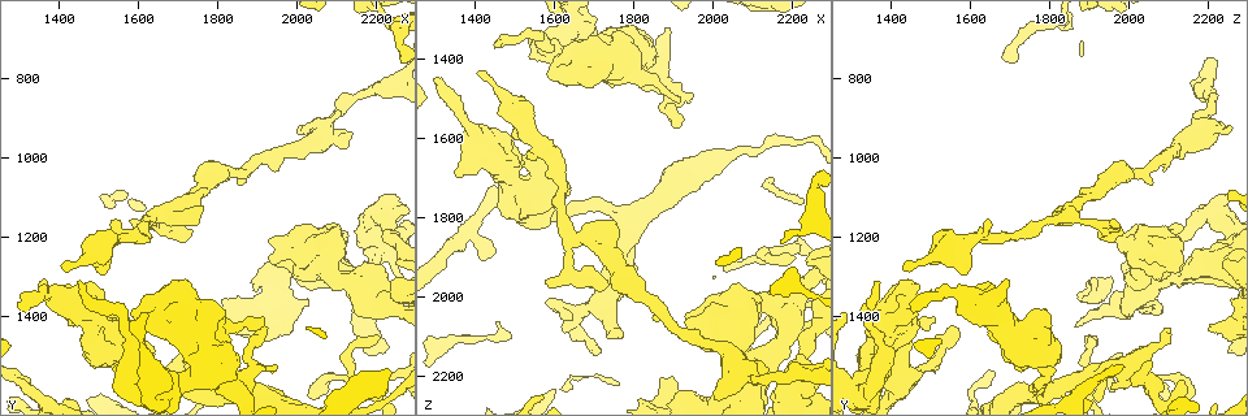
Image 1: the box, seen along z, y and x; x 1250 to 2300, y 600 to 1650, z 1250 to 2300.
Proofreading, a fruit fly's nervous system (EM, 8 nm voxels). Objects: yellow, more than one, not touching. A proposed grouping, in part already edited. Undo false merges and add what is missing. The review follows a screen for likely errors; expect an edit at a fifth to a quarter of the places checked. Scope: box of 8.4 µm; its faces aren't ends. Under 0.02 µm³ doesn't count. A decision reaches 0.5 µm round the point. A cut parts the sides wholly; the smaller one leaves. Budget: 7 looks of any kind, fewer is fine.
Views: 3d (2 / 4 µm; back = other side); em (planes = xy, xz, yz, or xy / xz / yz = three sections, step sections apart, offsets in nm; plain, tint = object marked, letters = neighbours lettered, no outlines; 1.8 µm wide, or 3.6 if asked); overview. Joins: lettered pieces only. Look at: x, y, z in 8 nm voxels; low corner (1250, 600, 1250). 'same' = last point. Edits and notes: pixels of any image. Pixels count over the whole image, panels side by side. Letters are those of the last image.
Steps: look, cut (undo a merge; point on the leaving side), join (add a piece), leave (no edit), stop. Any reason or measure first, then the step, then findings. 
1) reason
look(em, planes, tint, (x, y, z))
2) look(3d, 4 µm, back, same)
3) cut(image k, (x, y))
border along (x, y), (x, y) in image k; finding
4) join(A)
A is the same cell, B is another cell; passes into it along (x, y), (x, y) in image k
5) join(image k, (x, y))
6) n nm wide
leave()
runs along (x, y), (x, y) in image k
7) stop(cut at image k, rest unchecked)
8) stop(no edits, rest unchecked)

branch stops here
look(3d, 4 µm, (1765, 1430, 2100))

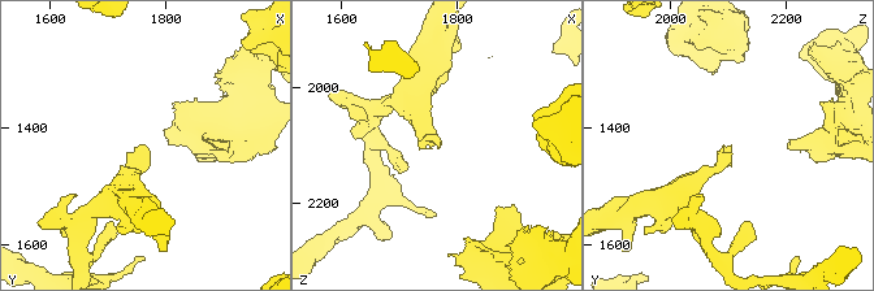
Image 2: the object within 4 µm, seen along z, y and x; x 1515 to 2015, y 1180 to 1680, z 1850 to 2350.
look(em, xy, step 8, plain, (1760, 1430, 2105))

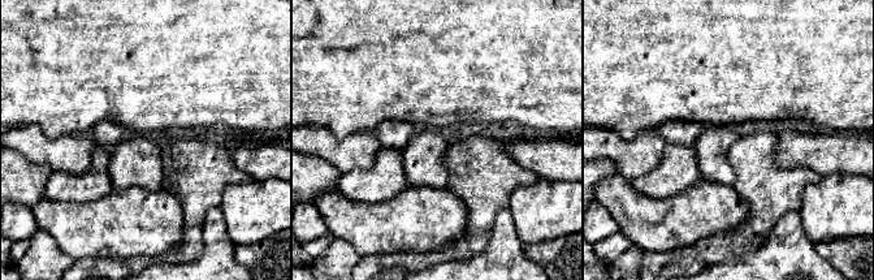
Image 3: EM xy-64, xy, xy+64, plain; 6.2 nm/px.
see the neighbours
look(em, xy, step 8, letters, same)

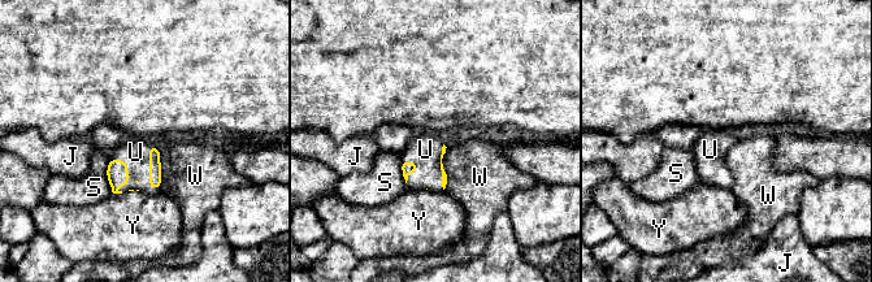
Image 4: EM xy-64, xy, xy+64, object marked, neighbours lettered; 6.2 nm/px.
join(image 4, (135, 152))
U is the same cell, J, S, W and Y are other cells; it goes on there

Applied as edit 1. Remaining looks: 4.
look(overview)

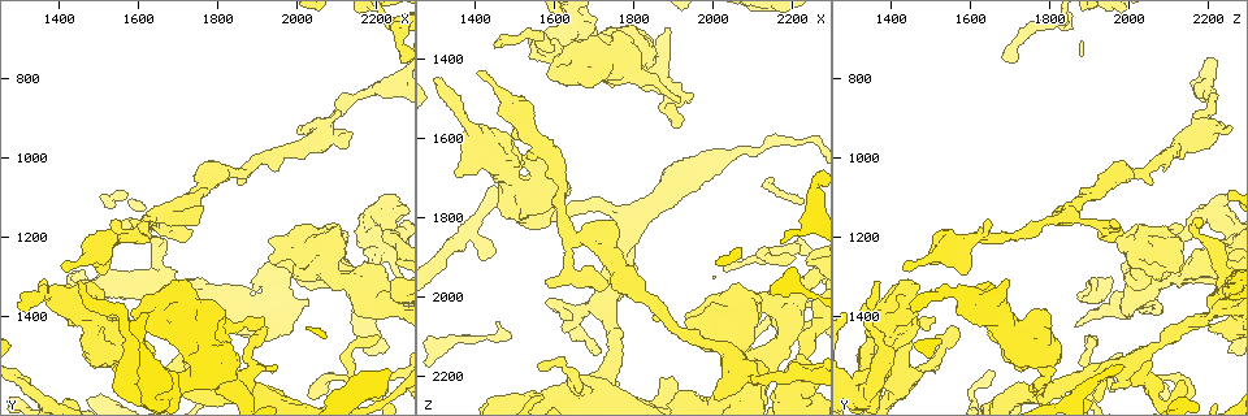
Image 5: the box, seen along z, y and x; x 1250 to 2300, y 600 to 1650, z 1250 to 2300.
free end
look(em, yz, step 4, letters, (1730, 1180, 1955))

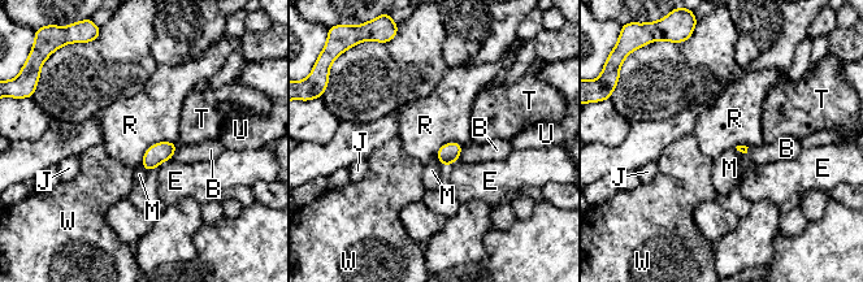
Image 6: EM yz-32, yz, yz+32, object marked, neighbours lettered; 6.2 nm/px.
cut it another way
look(em, planes, letters, same)

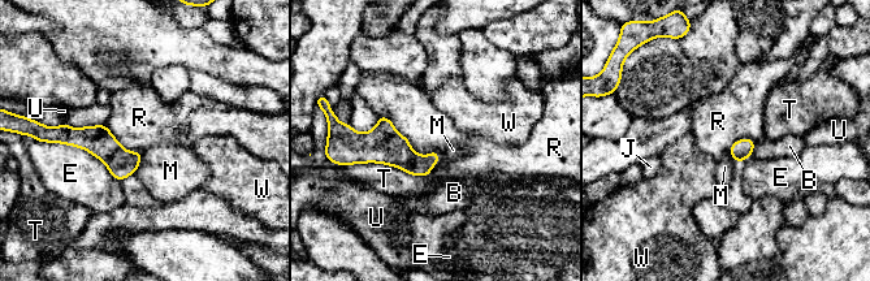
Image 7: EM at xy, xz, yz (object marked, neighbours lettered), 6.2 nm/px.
leave()
B, E, J, M, R, T, U and W are other cells; border along (379, 115), (437, 152), (429, 174) in image 7; none of them fits

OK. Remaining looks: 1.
stop(join at image 4, rest unchecked)

